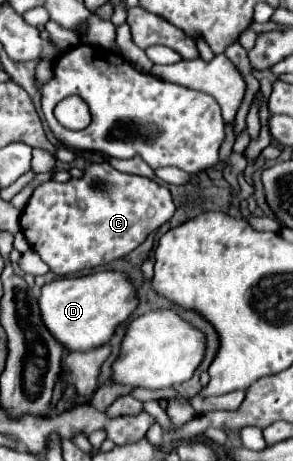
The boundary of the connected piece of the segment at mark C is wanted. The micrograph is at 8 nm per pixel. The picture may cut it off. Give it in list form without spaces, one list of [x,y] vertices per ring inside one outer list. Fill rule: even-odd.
[[[93,163],[81,179],[39,185],[21,211],[19,225],[33,251],[55,275],[71,275],[125,257],[149,233],[167,223],[173,213],[175,205],[165,185],[147,177],[119,173],[109,163]]]

